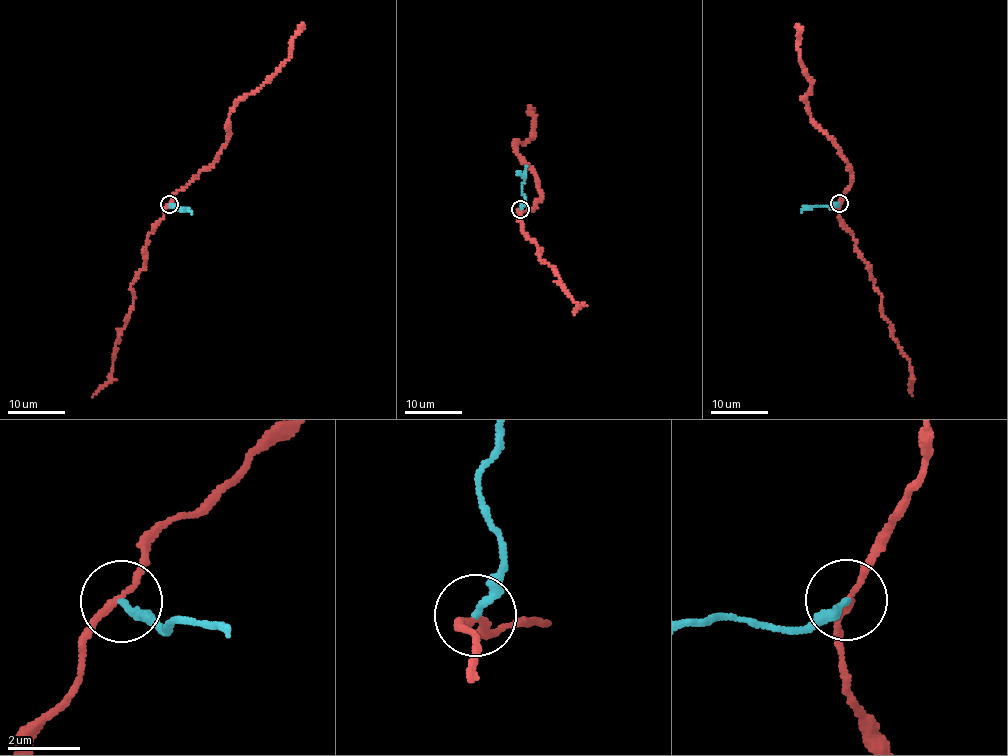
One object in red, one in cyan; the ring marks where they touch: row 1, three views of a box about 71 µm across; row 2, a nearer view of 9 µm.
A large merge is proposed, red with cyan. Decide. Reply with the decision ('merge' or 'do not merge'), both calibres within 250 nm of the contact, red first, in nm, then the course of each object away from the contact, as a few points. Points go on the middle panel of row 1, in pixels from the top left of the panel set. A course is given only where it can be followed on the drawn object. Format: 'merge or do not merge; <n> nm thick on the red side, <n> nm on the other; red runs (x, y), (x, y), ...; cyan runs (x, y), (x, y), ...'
do not merge; 160 nm thick on the red side, 220 nm on the other; red runs (520, 209), (532, 210), (540, 198), (532, 168), (514, 150), (519, 141), (530, 138), (535, 116), (529, 106); cyan runs (520, 209), (524, 201), (521, 185), (527, 165)

